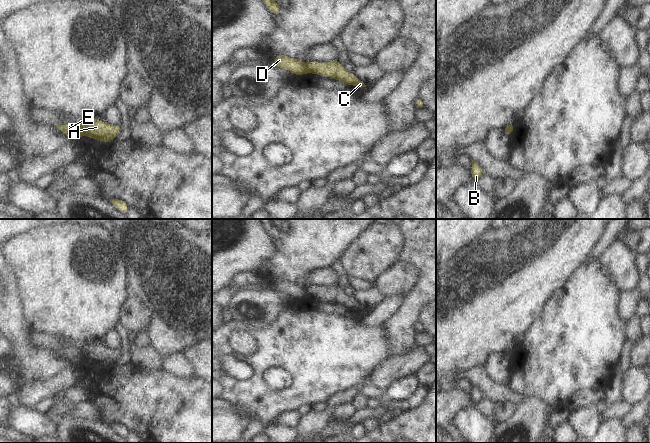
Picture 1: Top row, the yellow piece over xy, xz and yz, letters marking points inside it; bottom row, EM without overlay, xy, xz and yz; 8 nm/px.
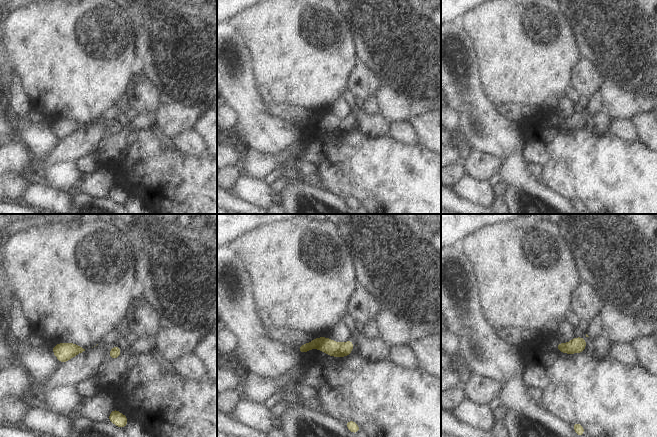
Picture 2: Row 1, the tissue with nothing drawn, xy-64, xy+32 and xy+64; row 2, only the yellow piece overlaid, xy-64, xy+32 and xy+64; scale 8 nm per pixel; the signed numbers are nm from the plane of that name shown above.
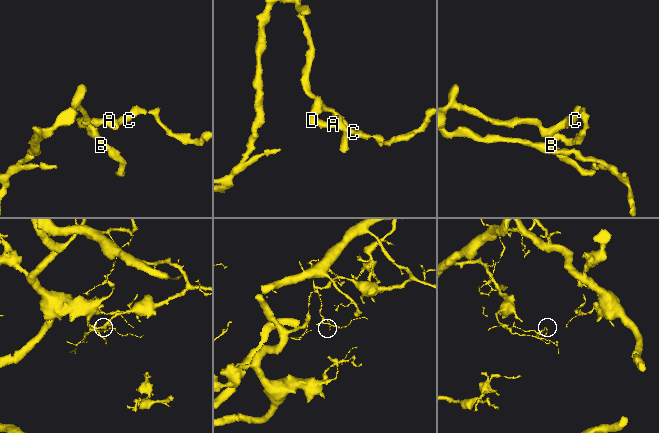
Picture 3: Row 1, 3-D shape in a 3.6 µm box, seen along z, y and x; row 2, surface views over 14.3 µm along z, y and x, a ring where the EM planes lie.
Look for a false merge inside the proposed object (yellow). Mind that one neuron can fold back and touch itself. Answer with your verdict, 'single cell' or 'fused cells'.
fused cells

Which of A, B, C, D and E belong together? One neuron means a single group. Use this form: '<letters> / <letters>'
A C / B D E

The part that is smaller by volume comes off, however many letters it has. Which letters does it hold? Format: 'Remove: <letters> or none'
Remove: A, C

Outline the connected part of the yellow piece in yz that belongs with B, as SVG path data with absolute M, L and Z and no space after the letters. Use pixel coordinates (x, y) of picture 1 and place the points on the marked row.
M470 159L472 161L472 166L471 166L471 177L474 181L478 181L481 176L484 174L484 170L480 167L480 165Z

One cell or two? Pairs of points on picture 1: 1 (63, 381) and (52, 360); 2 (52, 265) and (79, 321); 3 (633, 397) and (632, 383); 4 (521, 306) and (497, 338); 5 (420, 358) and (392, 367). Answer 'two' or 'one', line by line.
1: two
2: one
3: one
4: one
5: one

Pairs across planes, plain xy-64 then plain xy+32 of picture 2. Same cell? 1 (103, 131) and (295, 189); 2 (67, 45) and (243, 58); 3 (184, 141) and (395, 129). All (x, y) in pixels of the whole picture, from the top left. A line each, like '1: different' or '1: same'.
1: different
2: different
3: same

